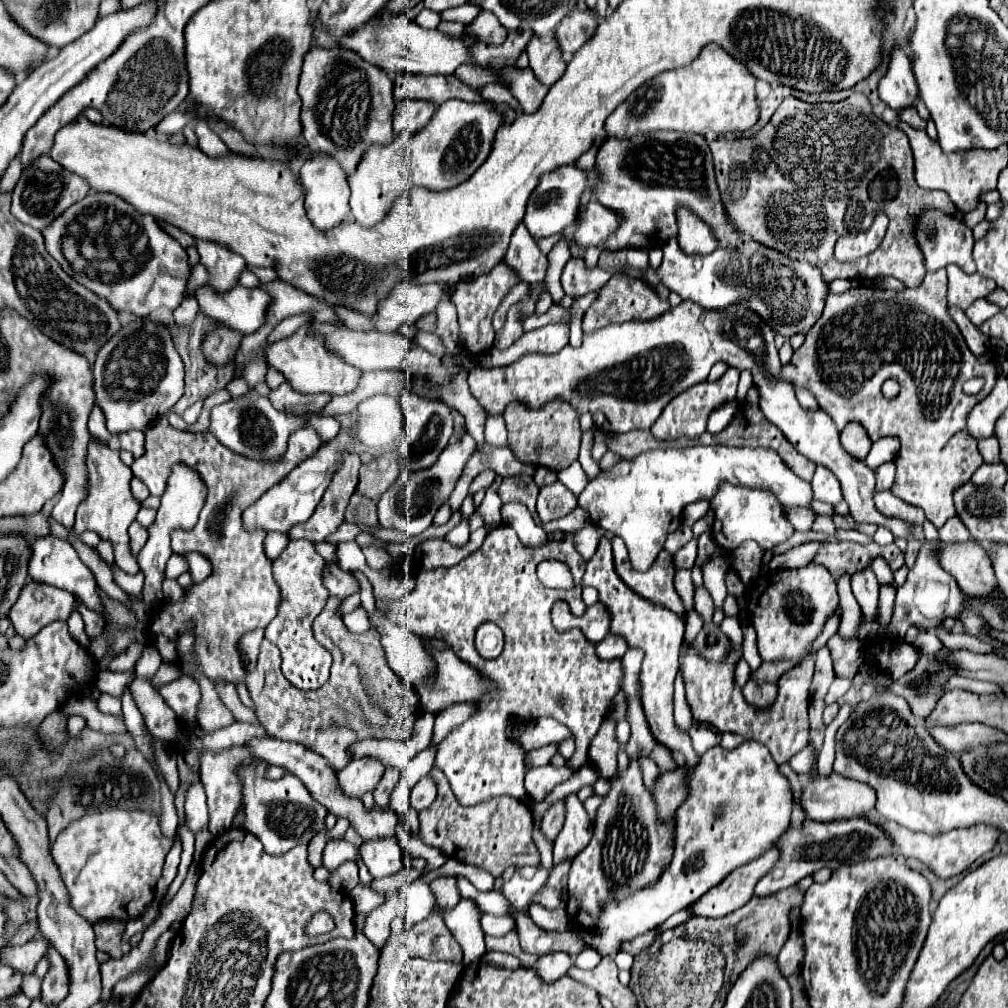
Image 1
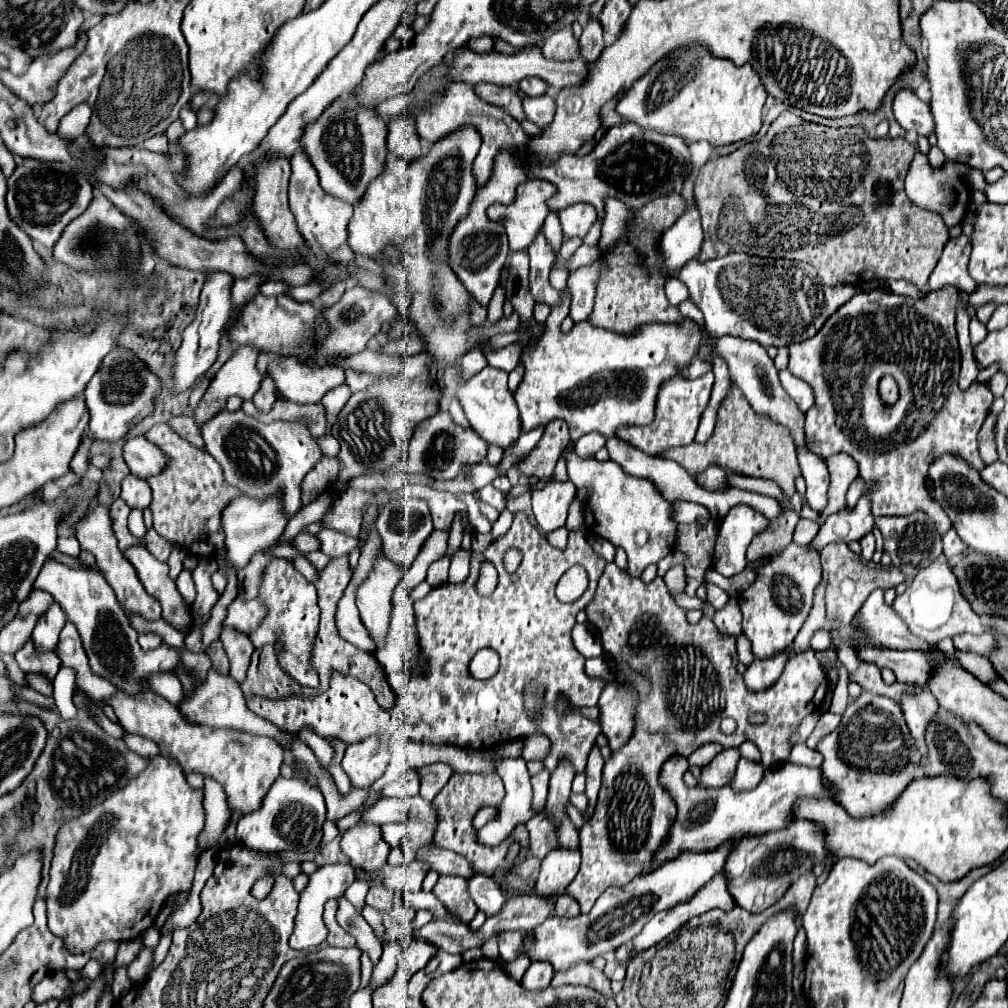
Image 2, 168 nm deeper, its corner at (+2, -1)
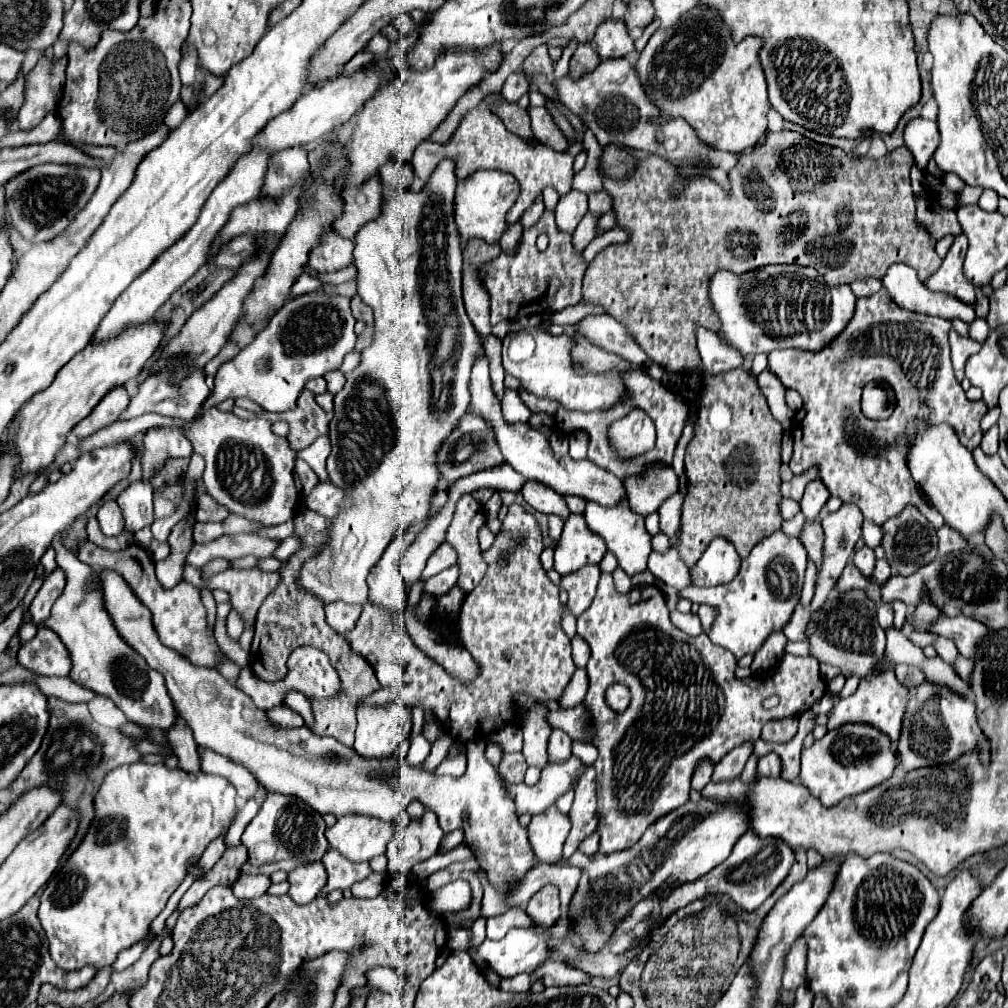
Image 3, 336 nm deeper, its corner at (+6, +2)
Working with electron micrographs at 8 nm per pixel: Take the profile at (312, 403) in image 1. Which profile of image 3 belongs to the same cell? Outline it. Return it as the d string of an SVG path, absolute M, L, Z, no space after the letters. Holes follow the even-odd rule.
M303 390L299 400L297 400L297 406L293 410L287 410L287 412L279 412L279 414L273 414L273 412L249 412L249 410L243 410L243 408L233 408L235 416L243 418L243 420L249 420L249 418L257 418L257 416L263 416L267 418L269 422L277 422L277 420L285 420L289 424L289 444L291 448L295 450L303 450L307 448L309 444L315 442L315 438L327 434L327 418L325 418L325 412L319 408L319 404L315 402L315 394L311 394L309 390Z

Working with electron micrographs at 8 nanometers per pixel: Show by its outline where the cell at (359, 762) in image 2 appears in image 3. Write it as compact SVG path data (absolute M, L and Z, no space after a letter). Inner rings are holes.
M385 704L385 706L359 706L357 708L357 732L353 748L365 758L387 758L393 756L397 746L411 734L411 710L403 704Z

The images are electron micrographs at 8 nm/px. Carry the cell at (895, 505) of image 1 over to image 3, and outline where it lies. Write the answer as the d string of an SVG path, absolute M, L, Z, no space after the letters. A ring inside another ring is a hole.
M907 506L899 516L887 520L883 524L883 530L885 530L885 536L881 546L885 550L885 558L891 564L891 574L895 576L913 574L921 566L929 564L937 554L937 530L927 522L927 518L919 514L915 506Z

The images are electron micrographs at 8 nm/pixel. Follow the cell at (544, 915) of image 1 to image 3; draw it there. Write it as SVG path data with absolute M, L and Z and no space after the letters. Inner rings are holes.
M517 974L515 978L505 978L499 984L503 990L509 992L529 992L531 990L531 976L529 974Z

